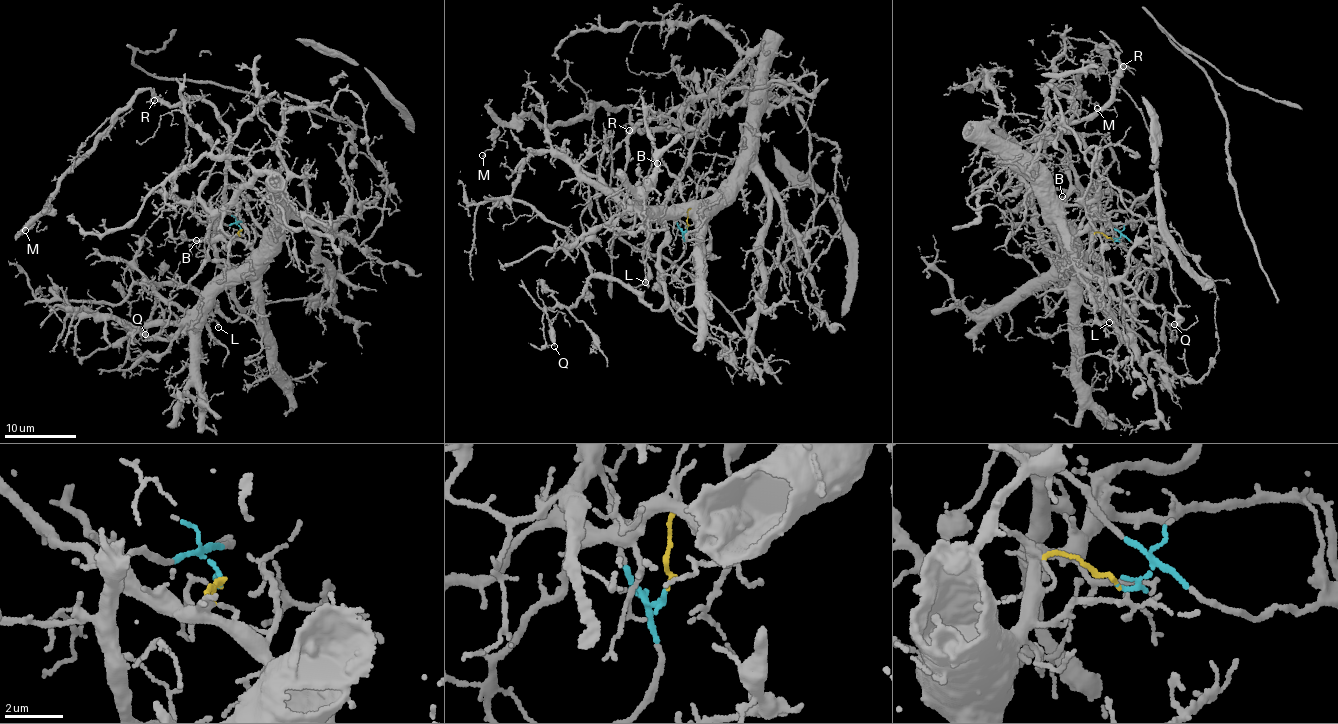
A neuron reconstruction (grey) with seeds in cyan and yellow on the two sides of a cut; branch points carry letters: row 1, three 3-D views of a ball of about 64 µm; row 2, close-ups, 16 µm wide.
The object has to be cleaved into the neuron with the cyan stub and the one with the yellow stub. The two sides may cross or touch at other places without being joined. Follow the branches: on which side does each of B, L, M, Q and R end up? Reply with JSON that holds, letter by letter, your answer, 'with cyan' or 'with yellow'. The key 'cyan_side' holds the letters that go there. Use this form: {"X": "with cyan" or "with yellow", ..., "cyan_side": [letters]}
{"B": "with yellow", "L": "with yellow", "M": "with cyan", "Q": "with cyan", "R": "with cyan", "cyan_side": ["M", "Q", "R"]}

